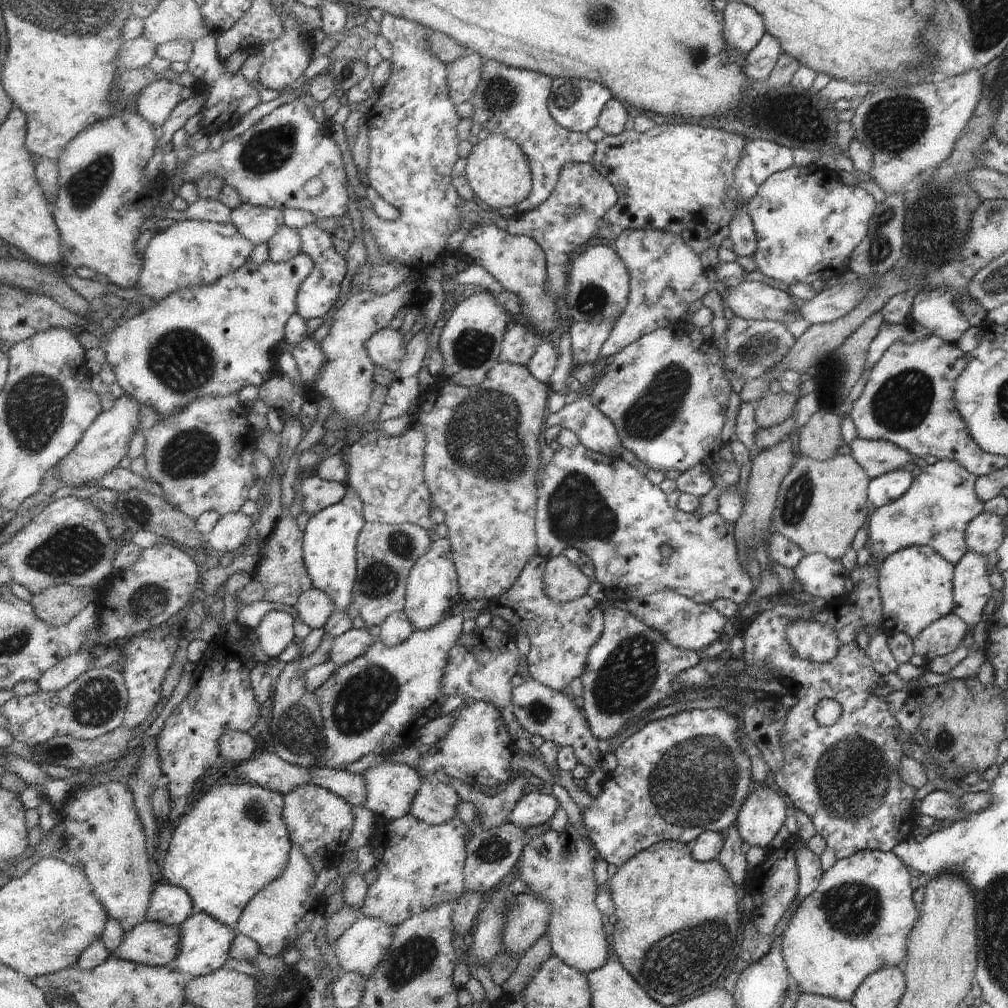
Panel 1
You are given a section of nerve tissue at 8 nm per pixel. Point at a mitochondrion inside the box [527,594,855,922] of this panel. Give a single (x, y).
(695, 782)

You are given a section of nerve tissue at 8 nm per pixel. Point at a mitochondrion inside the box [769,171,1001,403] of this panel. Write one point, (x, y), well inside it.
(882, 245)

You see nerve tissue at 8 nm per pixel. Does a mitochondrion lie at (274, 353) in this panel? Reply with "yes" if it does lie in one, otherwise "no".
no

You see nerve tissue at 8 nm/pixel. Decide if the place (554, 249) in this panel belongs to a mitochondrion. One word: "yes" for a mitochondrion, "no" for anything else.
no

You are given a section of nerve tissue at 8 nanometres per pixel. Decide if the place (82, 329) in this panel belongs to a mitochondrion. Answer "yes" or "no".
no

